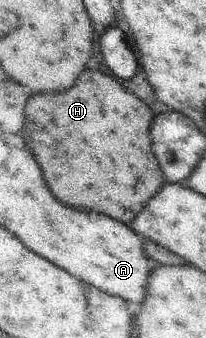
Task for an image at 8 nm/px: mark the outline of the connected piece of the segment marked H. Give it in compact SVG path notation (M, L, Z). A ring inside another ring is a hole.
M84 71L82 79L66 93L30 97L24 117L26 145L42 167L48 189L60 203L98 211L130 224L166 183L150 143L152 109L102 71Z

